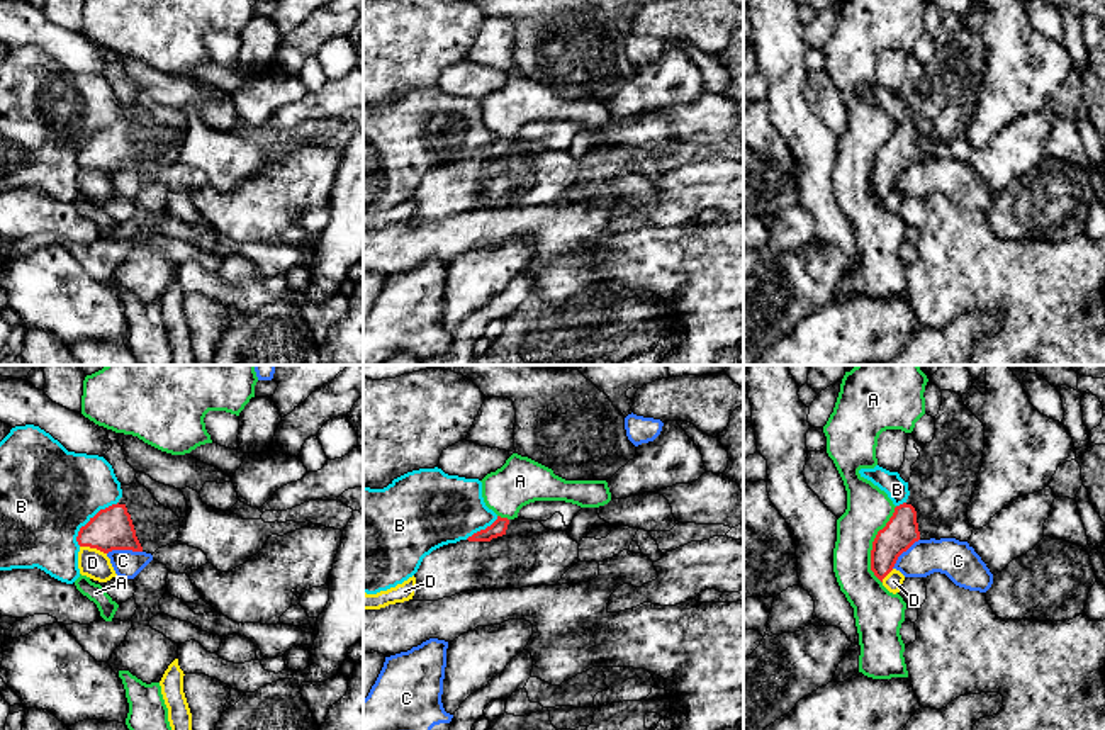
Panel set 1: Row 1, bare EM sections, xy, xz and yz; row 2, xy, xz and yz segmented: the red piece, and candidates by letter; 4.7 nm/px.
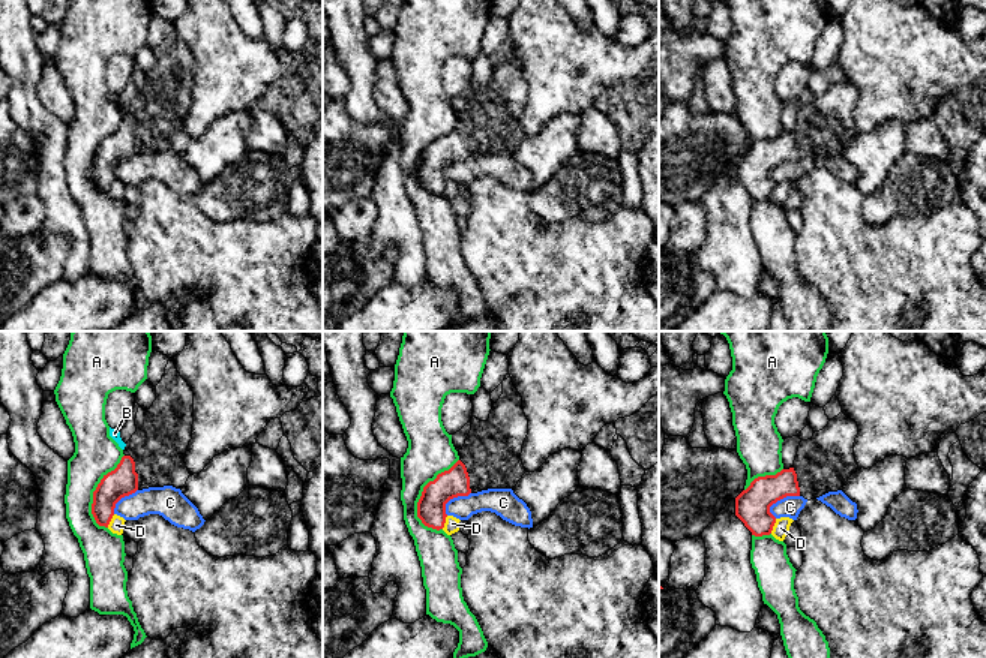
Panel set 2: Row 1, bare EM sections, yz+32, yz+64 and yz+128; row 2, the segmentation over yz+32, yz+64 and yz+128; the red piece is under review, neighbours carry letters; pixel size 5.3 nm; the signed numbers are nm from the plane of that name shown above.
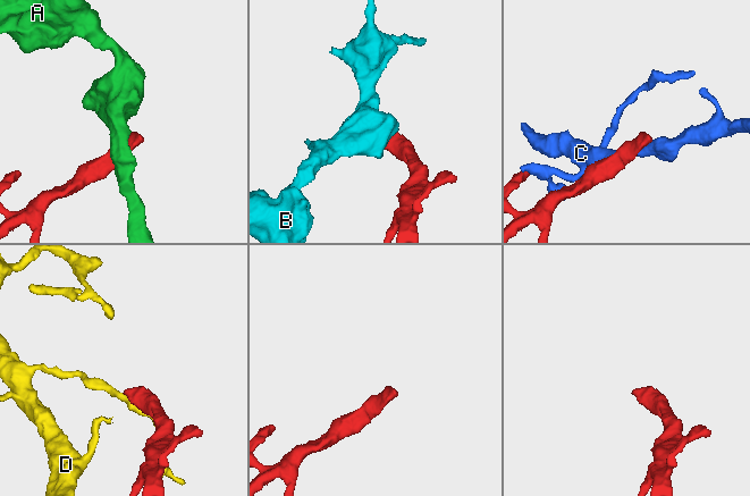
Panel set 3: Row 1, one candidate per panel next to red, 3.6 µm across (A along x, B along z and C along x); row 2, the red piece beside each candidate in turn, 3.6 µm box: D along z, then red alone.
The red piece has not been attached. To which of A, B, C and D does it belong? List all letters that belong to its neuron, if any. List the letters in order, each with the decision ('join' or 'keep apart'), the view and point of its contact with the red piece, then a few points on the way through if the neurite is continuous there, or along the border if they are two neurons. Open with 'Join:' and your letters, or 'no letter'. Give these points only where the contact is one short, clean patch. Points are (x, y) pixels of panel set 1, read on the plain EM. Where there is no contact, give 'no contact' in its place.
Join: no letter
A: keep apart; meets red in yz at (873, 165)
B: keep apart; meets red in xy at (90, 138); border along xy (117, 121), (100, 128), (80, 148), (78, 165)
C: keep apart; meets red in xy at (124, 168)
D: keep apart; meets red in xy at (94, 167)

